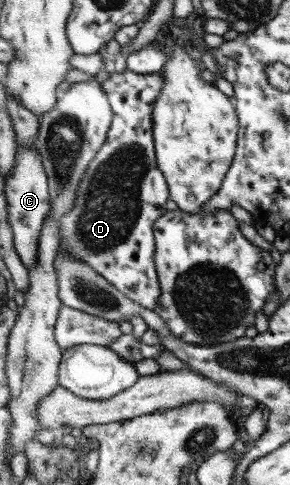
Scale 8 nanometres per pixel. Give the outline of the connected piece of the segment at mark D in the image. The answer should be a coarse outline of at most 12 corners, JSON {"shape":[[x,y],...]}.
{"shape":[[163,74],[103,83],[108,140],[62,218],[63,247],[131,300],[161,296],[168,210],[153,105]]}

